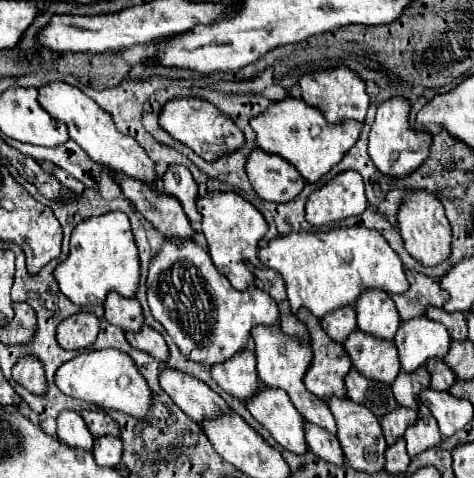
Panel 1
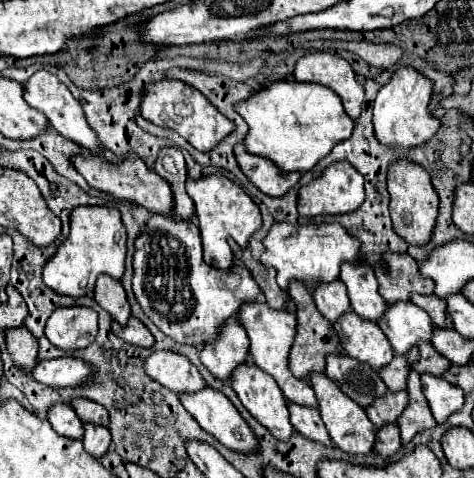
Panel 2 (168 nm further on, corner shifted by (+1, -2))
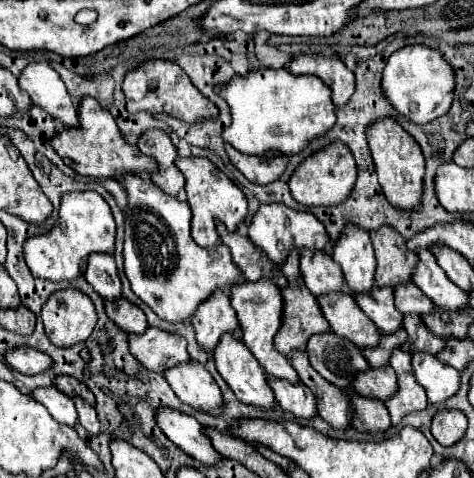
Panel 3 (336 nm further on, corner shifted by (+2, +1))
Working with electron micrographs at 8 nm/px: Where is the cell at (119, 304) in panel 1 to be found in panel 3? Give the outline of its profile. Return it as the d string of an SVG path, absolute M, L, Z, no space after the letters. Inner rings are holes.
M90 255L84 277L102 299L118 301L122 297L120 277L112 255Z

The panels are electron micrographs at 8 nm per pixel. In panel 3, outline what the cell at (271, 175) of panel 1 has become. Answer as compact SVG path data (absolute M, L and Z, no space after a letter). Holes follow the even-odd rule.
M228 143L224 147L226 147L226 153L228 153L230 161L238 167L238 171L244 173L244 177L248 181L258 183L258 185L268 185L268 183L280 179L280 175L288 167L288 157L286 155L274 155L274 157L244 155L240 151L234 151L234 147L230 147Z

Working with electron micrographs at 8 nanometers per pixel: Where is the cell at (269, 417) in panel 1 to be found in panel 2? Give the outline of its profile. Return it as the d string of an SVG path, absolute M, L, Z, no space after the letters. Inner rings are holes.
M243 362L235 368L235 372L231 374L231 388L237 392L239 400L243 402L243 406L253 414L253 418L257 418L267 430L271 430L271 434L275 434L275 438L279 440L287 440L293 434L293 426L289 422L289 410L287 410L287 402L277 386L277 382L263 372L259 366Z

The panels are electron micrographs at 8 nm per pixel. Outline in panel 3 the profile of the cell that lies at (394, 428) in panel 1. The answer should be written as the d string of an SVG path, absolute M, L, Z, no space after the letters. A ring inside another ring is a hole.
M382 367L382 369L372 369L366 373L360 373L354 381L354 391L356 391L356 395L366 397L366 399L386 401L398 391L396 373L392 367Z

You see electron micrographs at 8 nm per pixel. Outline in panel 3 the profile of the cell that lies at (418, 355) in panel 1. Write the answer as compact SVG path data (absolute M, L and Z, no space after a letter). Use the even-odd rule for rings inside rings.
M374 287L366 295L354 297L358 307L376 323L382 335L392 335L402 329L404 315L394 307L394 289L390 287Z

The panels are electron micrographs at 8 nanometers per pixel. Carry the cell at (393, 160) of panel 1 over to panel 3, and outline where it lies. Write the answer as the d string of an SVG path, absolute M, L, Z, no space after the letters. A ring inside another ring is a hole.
M408 45L390 55L384 69L382 95L386 101L392 103L392 107L400 115L404 115L406 121L414 125L426 125L446 115L452 103L452 91L454 91L452 67L444 61L444 57L438 51L424 45Z

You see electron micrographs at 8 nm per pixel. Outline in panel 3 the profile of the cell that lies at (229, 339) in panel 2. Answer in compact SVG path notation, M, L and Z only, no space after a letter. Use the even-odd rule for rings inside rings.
M216 291L206 303L202 303L202 307L198 307L196 315L192 317L192 325L200 347L214 353L222 335L238 329L238 319L228 295L224 291Z

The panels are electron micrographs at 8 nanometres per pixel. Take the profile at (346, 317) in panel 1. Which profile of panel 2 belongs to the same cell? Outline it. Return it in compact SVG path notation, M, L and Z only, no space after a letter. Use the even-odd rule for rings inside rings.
M341 280L337 282L327 282L327 284L317 284L313 288L313 300L317 310L327 316L329 322L335 322L343 312L347 312L349 298L347 298L347 288L343 286Z

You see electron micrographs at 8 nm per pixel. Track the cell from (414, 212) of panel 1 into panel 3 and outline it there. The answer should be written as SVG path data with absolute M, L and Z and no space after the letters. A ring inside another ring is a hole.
M380 119L368 129L368 141L372 159L376 165L378 181L386 199L404 211L416 211L422 207L422 187L424 187L424 155L418 143L392 119Z

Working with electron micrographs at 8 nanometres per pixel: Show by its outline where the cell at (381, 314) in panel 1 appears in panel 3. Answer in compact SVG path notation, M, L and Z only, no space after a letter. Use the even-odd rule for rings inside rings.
M348 225L334 245L332 259L342 267L350 295L370 293L374 287L376 259L368 233L354 225Z

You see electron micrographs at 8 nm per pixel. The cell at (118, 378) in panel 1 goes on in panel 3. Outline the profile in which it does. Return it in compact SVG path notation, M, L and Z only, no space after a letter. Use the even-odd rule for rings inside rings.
M18 347L18 349L8 351L6 361L12 369L16 369L24 375L38 375L52 367L52 359L46 353L36 351L32 347Z

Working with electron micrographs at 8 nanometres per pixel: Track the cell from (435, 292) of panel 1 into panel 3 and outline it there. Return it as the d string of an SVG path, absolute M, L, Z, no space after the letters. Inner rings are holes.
M380 227L370 235L376 253L376 285L396 287L410 283L418 265L418 255L406 249L406 241L390 227Z

